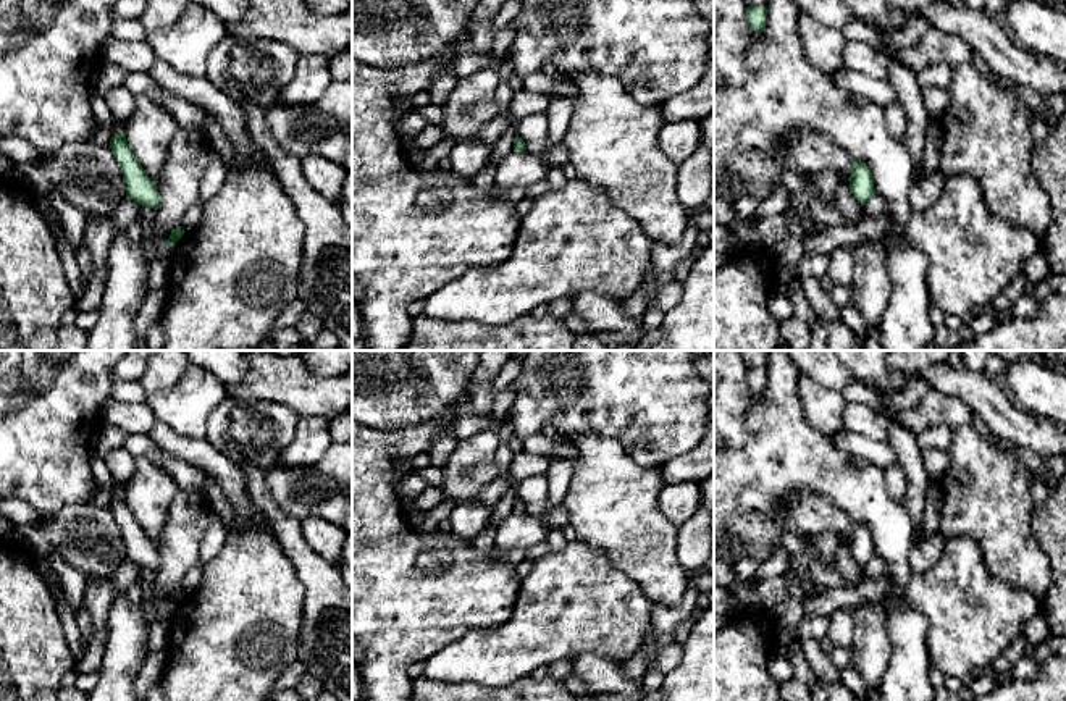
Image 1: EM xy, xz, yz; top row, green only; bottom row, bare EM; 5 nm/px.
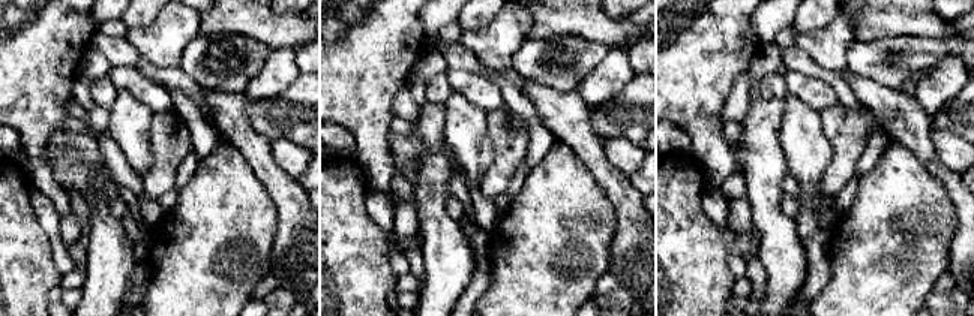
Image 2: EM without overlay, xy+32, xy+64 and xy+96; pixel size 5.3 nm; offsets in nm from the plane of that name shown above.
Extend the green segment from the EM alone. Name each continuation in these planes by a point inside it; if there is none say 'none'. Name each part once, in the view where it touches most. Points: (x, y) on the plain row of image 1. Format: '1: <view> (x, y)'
none

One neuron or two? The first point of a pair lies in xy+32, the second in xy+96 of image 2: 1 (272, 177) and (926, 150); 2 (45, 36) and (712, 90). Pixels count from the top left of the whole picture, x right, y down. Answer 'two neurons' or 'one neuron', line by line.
1: one neuron
2: one neuron

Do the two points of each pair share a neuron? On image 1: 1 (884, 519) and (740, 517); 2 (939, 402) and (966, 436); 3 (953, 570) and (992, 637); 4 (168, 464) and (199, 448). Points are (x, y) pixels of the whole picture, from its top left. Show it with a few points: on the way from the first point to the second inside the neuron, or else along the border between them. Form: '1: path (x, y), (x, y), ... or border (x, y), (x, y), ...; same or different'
1: path (848, 483), (843, 478), (779, 478), (776, 482); same
2: border (971, 422), (953, 428); different
3: path (958, 587), (958, 598), (976, 621); same
4: border (149, 435), (165, 453), (204, 470); different

